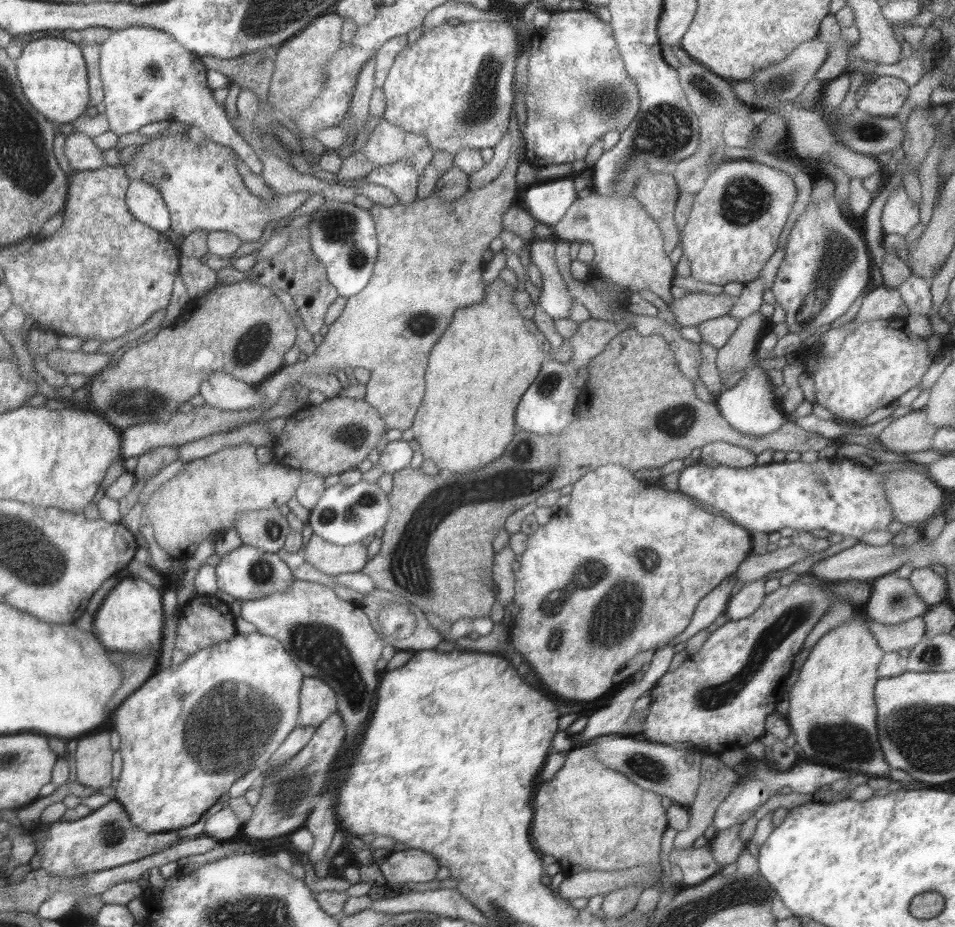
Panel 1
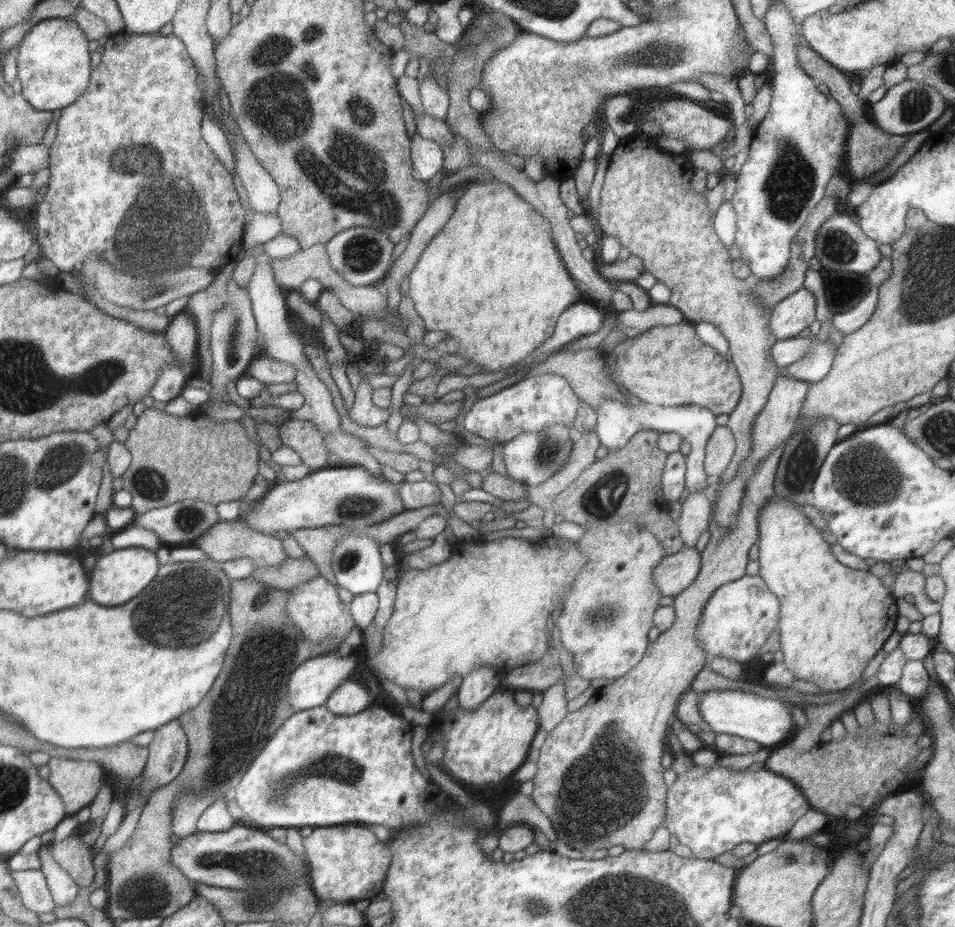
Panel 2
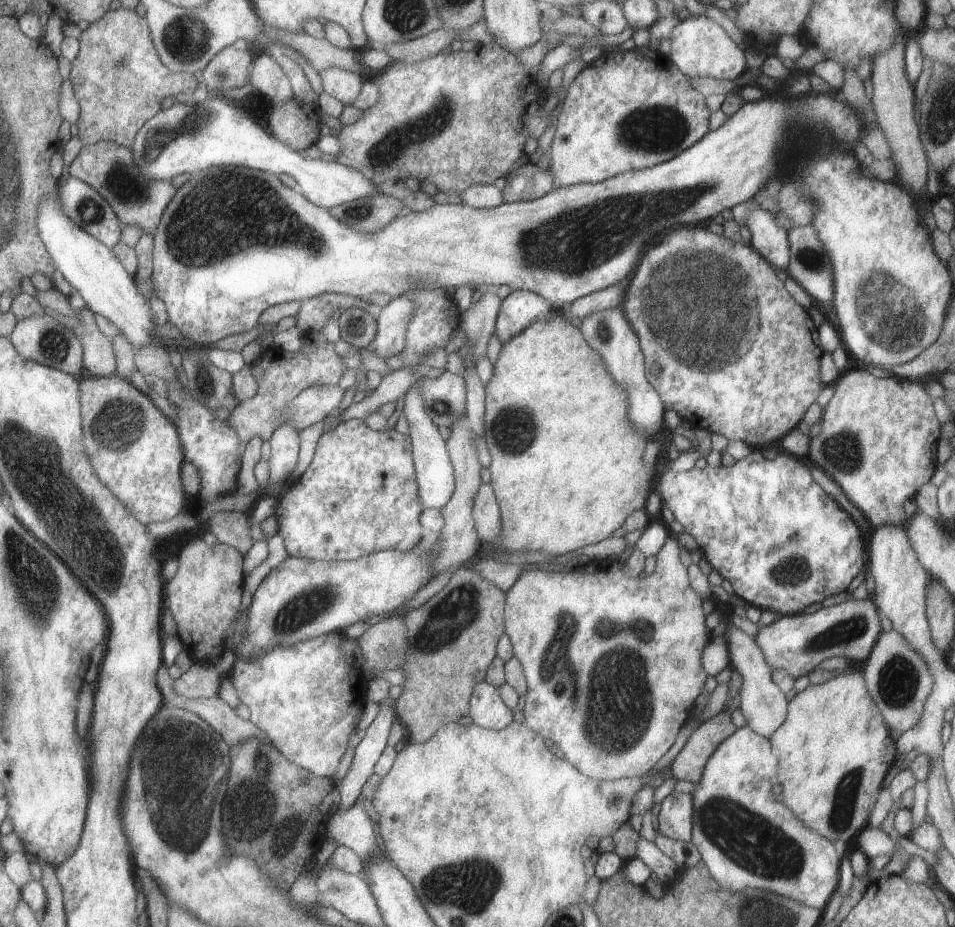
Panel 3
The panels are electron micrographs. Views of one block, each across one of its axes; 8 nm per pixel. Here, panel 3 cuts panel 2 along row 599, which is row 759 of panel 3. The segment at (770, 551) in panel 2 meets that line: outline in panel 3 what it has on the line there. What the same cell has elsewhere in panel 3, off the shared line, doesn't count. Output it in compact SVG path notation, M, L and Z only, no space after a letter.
M849 663L847 669L844 669L841 674L836 674L834 678L830 678L828 682L824 682L824 684L821 685L809 685L804 691L797 693L796 696L788 702L788 712L784 719L784 724L782 724L774 734L771 734L769 739L778 758L777 781L782 784L784 806L792 810L794 816L796 816L804 826L816 830L820 836L827 838L830 842L840 840L847 843L869 824L869 814L873 811L879 794L881 793L880 790L886 774L892 769L898 758L898 750L896 741L892 737L891 729L886 724L880 709L870 696L862 665Z

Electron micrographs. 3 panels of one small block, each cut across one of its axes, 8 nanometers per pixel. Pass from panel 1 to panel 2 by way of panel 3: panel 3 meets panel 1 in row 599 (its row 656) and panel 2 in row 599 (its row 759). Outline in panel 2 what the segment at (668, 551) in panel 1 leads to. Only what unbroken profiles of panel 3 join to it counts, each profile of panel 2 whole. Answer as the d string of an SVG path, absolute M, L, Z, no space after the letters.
M626 520L586 529L577 544L580 552L586 554L587 566L576 575L568 600L558 616L560 642L574 656L573 665L581 678L590 681L596 678L619 679L642 660L648 648L648 632L654 627L654 612L660 606L662 598L652 574L665 558L664 549L648 529L639 527L634 521Z

